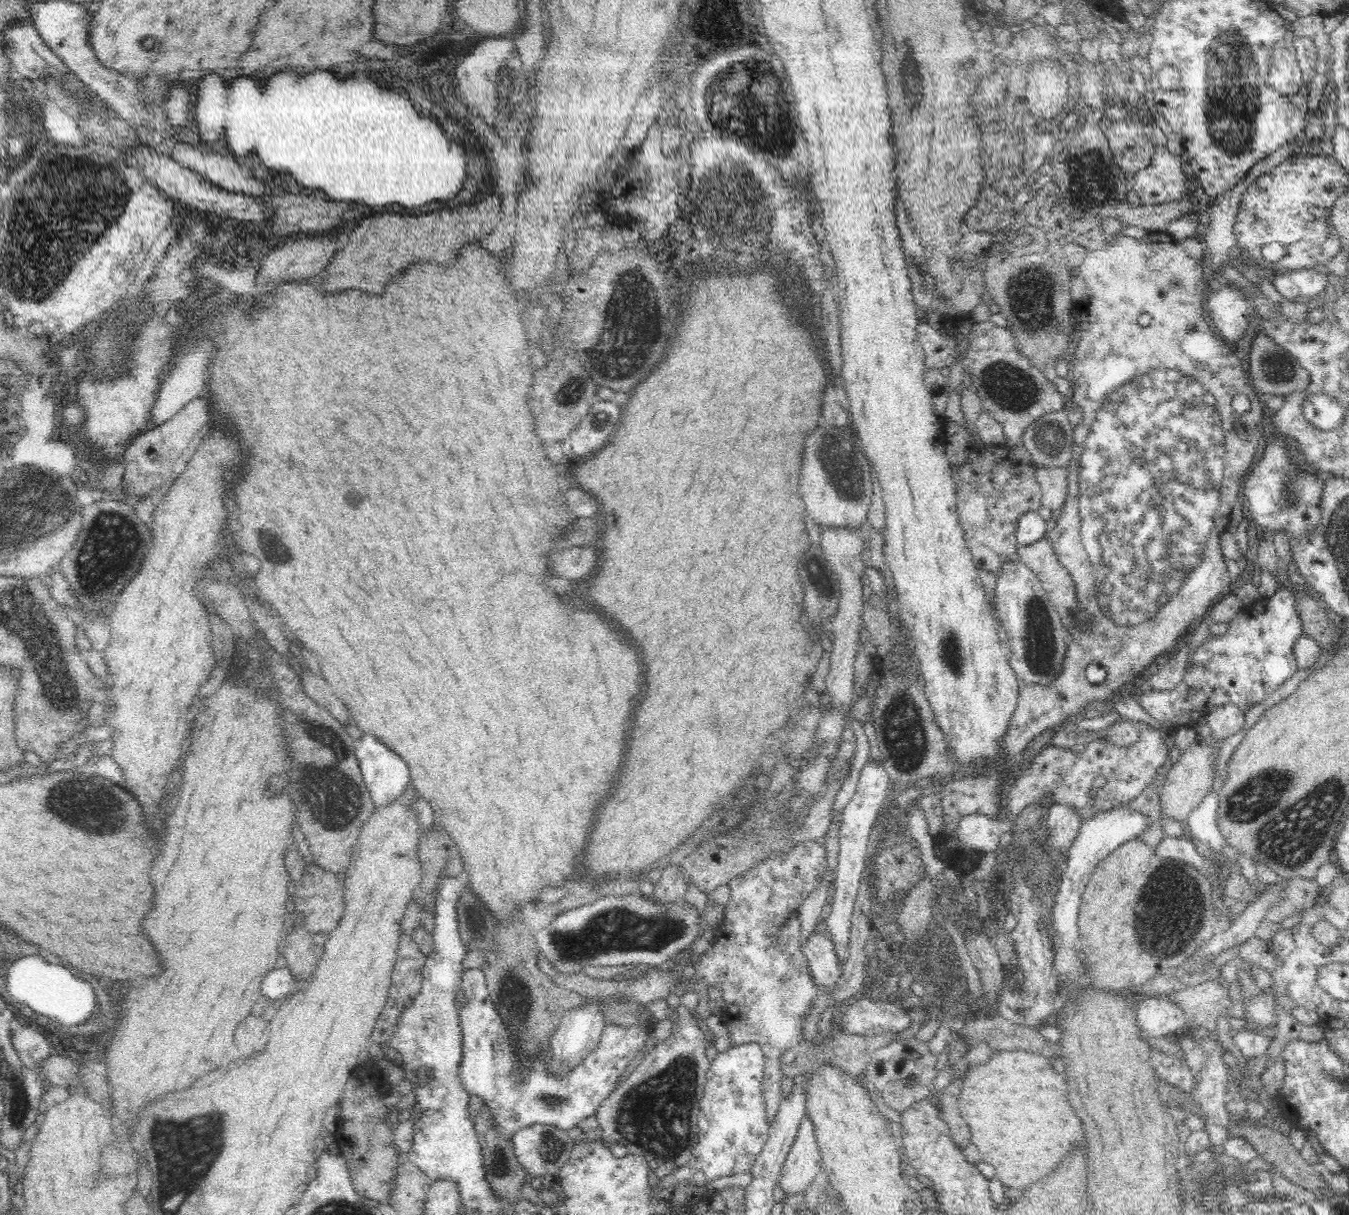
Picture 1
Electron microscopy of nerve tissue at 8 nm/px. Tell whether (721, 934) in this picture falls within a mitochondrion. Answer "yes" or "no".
no

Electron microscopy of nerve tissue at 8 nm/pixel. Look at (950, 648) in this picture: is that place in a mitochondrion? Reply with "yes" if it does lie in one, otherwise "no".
yes

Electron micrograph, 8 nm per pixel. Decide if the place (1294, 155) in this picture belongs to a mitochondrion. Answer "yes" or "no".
no

